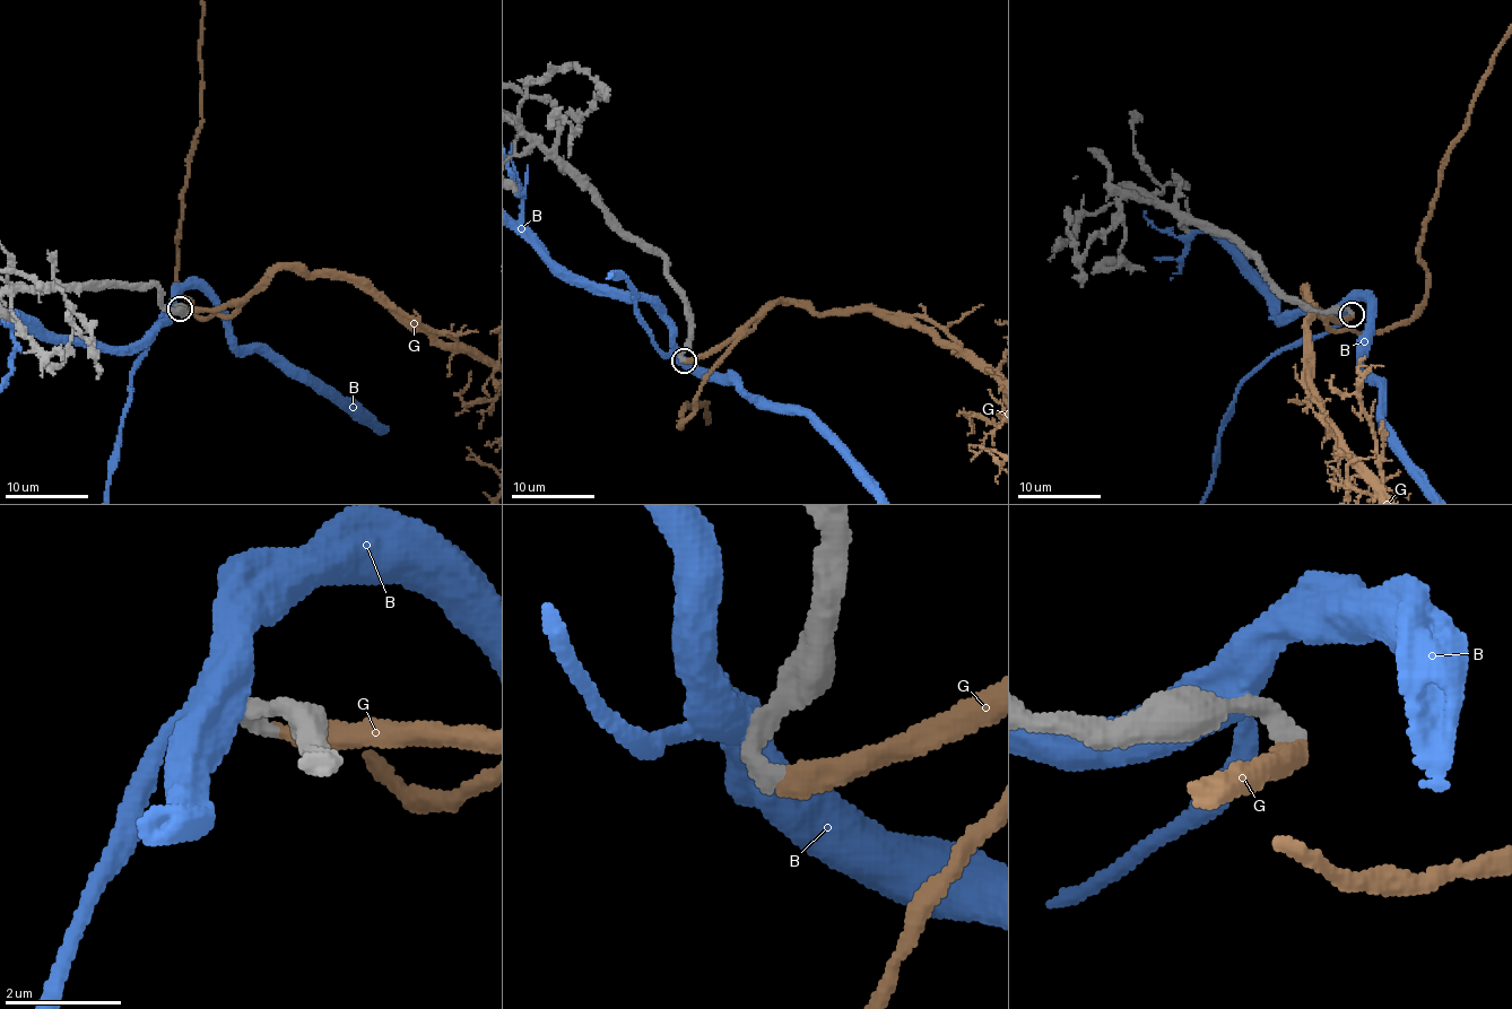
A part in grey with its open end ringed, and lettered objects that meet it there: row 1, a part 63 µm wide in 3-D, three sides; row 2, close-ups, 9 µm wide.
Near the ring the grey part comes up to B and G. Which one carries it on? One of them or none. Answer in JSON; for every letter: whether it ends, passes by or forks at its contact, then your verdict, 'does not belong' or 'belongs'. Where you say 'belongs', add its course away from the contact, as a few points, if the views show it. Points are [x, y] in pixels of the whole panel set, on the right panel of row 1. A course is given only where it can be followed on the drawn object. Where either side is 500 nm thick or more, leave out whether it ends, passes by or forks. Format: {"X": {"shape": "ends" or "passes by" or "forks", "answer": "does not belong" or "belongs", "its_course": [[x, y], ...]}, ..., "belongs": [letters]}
{"B": {"shape": "forks", "answer": "does not belong"}, "G": {"shape": "ends", "answer": "belongs"}, "belongs": ["G"]}

